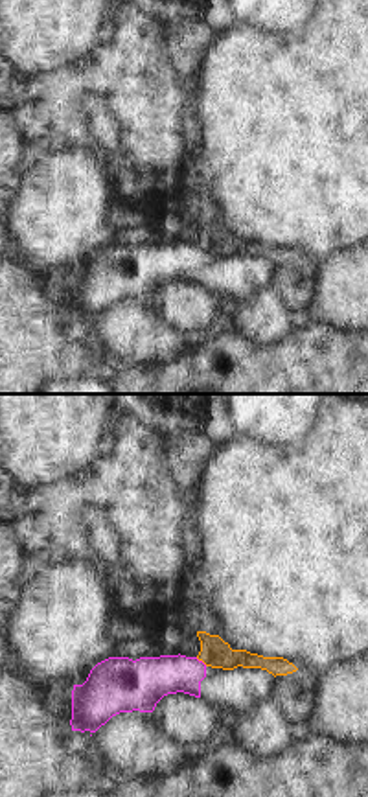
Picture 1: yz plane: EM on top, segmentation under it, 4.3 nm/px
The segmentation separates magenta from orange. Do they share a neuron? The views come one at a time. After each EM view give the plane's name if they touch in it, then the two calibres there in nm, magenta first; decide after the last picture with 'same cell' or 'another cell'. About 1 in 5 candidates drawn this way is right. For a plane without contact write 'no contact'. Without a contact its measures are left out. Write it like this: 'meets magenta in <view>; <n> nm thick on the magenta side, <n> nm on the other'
meets magenta in yz; 200 nm thick on the magenta side, 130 nm on the other

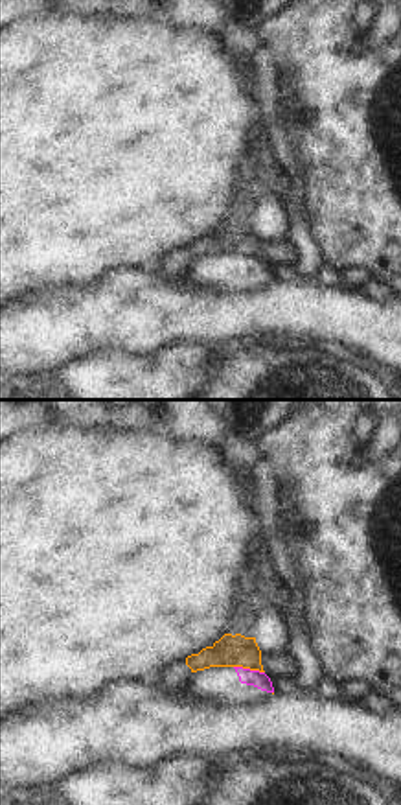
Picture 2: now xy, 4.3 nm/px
meets magenta in xy; 70 nm thick on the magenta side, 140 nm on the other

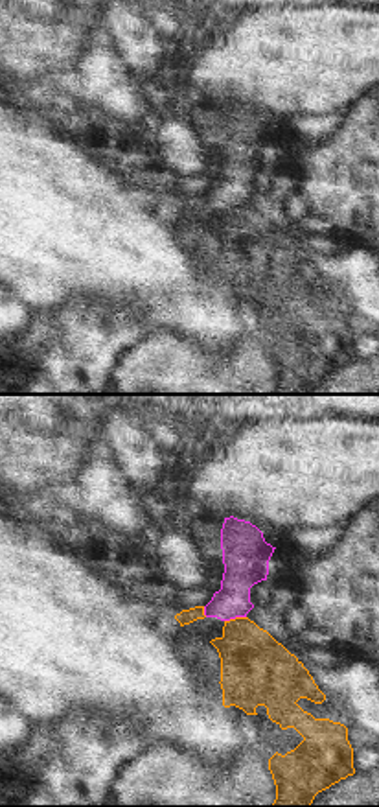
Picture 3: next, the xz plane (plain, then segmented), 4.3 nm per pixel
meets magenta in xz; 190 nm thick on the magenta side, 300 nm on the other

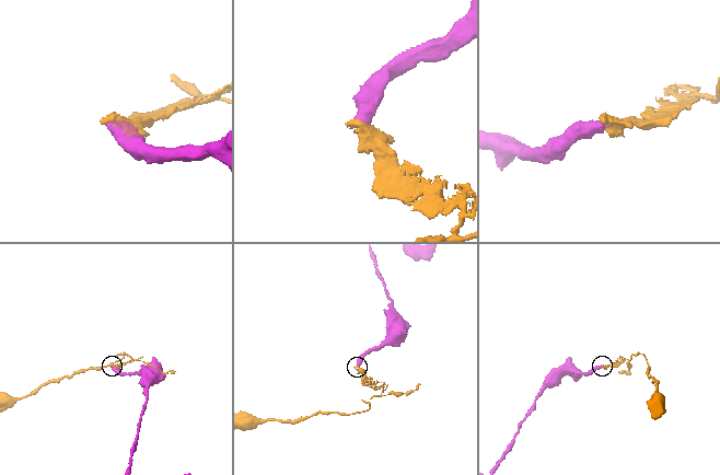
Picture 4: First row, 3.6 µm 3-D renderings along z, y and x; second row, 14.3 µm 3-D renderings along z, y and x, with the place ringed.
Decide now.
another cell

